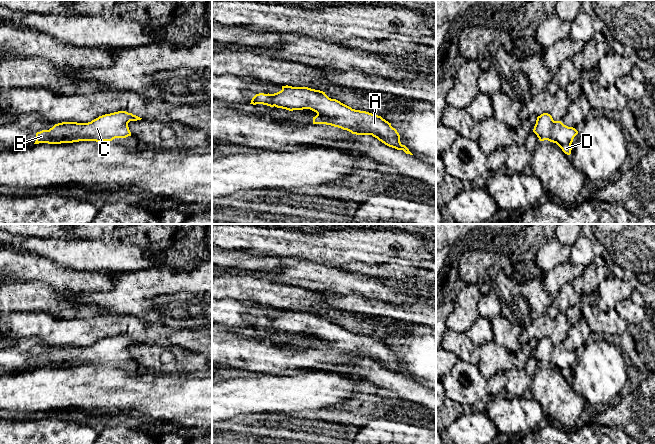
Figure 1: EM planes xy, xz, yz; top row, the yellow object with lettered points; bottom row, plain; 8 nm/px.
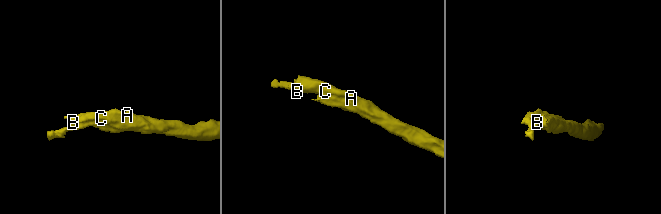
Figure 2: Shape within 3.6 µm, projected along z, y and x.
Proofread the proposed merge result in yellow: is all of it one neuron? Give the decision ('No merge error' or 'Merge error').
No merge error

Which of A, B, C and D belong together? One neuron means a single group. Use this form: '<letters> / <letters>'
A B C D

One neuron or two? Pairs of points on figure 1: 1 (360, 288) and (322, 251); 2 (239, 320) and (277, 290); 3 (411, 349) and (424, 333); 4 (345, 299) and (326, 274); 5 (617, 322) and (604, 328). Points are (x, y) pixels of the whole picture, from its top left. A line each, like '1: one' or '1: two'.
1: two
2: two
3: one
4: two
5: one

